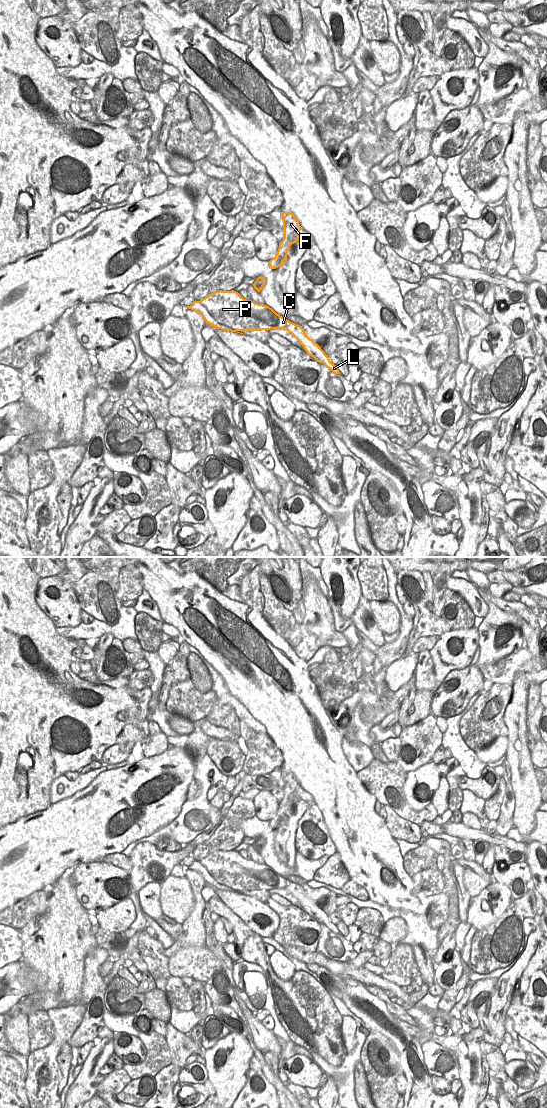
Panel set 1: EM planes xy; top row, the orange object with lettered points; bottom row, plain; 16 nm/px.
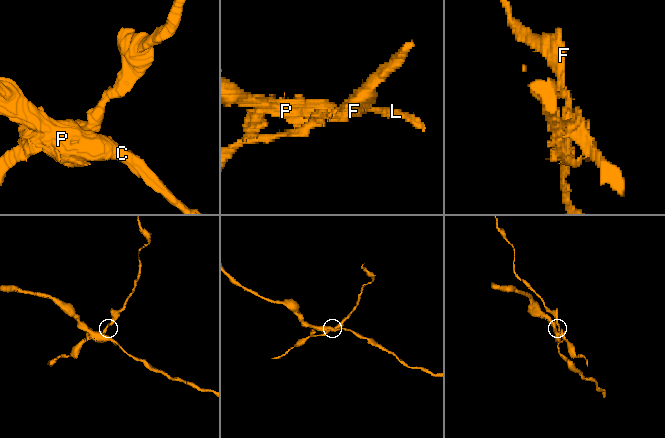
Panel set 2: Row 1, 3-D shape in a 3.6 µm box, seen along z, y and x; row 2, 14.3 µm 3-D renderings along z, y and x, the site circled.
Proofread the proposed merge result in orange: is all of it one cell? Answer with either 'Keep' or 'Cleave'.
Cleave

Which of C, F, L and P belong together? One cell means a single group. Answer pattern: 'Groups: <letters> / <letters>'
Groups: C L P / F

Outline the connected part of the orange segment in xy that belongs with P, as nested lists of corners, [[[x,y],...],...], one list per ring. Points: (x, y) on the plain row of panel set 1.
[[[234,850],[215,851],[200,860],[210,875],[220,884],[237,891],[285,889],[303,906],[307,914],[323,923],[333,933],[340,934],[328,915],[310,899],[302,886],[290,882],[267,865],[246,860]]]

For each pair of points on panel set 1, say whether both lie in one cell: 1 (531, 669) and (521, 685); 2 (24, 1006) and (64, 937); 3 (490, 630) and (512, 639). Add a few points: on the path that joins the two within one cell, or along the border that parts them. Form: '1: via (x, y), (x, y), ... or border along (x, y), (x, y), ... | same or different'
1: border along (511, 682), (518, 672), (522, 672), (529, 683) | different
2: via (43, 996), (62, 977), (62, 956) | same
3: via (494, 639), (494, 647), (496, 649), (505, 647) | same

